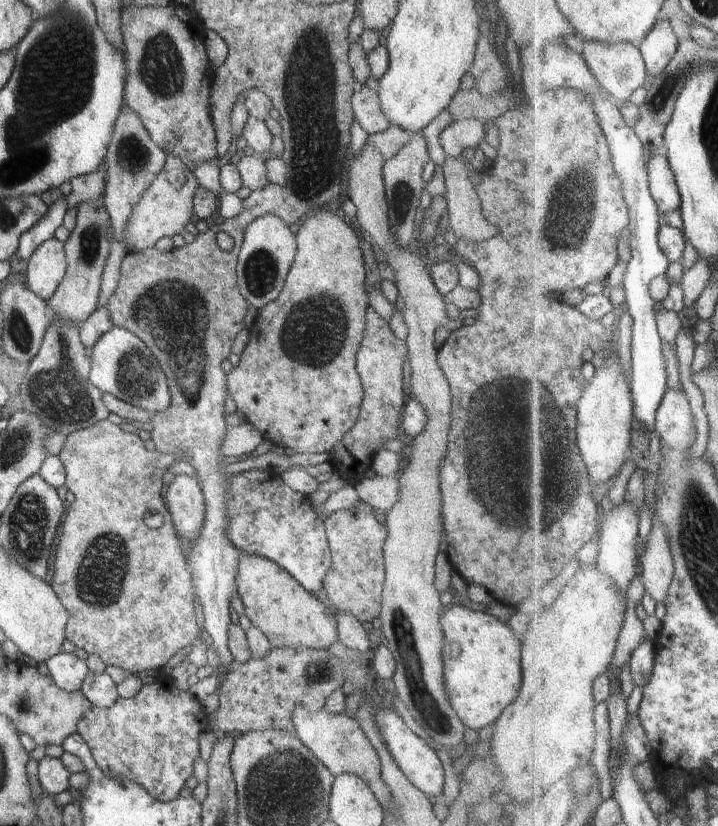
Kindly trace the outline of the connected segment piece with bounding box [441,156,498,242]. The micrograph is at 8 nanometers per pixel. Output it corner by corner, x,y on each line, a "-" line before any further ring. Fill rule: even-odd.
446,156
442,164
442,175
445,180
445,198
448,206
448,218
450,226
452,227
451,239
453,240
476,240
476,242
482,242
486,238
492,238
498,234
498,228
484,222
482,214
480,214
480,201
476,194
476,189
472,186
472,182
469,180
469,171
471,166
464,158
450,158

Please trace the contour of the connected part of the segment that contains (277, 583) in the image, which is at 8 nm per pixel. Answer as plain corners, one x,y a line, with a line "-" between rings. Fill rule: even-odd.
241,553
236,574
236,595
244,604
245,615
274,648
306,647
322,650
330,648
339,640
332,607
328,608
326,603
308,592
284,568
264,556

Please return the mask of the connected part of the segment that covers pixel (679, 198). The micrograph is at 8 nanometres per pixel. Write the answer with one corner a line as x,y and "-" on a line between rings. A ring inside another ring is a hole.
665,151
650,155
649,176
651,177
651,189
656,202
660,205
660,210
665,215
669,212
682,210
683,196
679,180
672,170

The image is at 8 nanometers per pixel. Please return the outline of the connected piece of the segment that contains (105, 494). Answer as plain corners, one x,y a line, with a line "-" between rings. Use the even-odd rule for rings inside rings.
108,418
92,424
88,428
82,428
72,432
66,437
64,448
58,455
60,462
65,468
65,486
74,494
75,500
68,508
68,515
65,518
63,530
66,530
58,540
58,549
56,550
56,560
54,560
54,574
52,576
51,587
54,589
56,596
68,611
69,617
65,628
66,639
70,640
76,648
82,648
88,652
89,656
98,656
102,659
105,666
119,666
124,668
127,674
135,676
153,672
157,674
162,671
163,666
174,654
180,652
183,648
192,645
196,638
200,636
201,629
196,623
195,594
191,583
191,574
187,566
186,553
182,548
181,541
176,536
176,530
170,518
170,512
164,499
164,489
166,485
162,481
163,474
167,468
170,468
175,462
182,461
184,452
174,452
174,454
162,454
156,449
147,450
144,441
135,433
129,433
113,423
-
148,510
156,510
162,514
164,524
156,529
150,529
144,524
144,514

